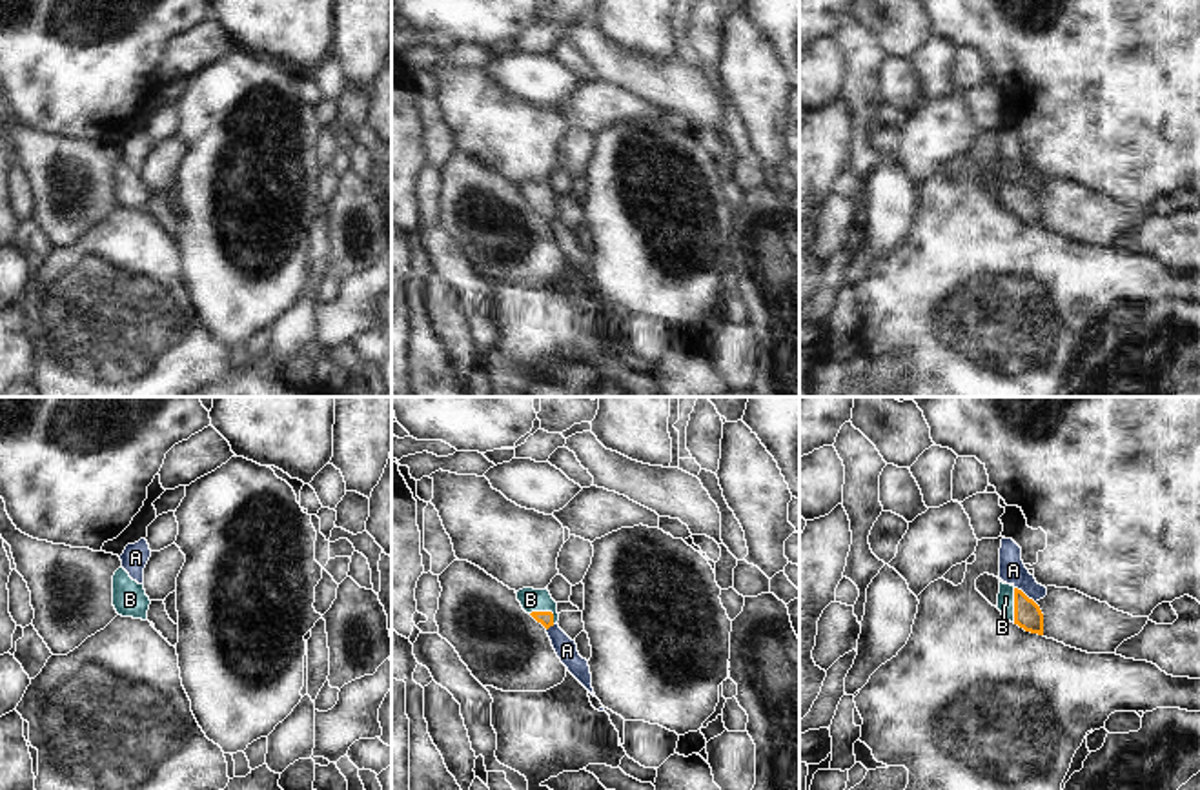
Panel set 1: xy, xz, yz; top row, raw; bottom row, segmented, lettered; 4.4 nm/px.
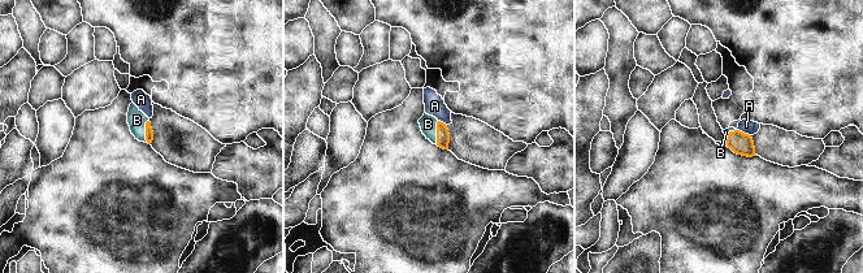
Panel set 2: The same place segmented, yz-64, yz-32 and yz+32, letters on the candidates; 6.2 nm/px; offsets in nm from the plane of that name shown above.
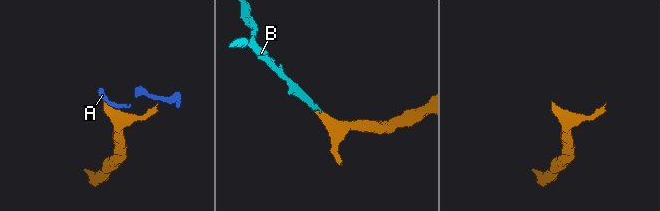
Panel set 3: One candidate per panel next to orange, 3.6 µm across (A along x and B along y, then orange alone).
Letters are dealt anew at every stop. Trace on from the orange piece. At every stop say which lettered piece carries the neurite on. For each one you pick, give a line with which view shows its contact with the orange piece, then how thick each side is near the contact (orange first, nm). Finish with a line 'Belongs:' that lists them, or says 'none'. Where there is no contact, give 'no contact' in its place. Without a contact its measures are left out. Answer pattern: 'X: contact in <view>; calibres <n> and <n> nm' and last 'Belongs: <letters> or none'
B: contact in yz; calibres 120 and 80 nm
Belongs: B

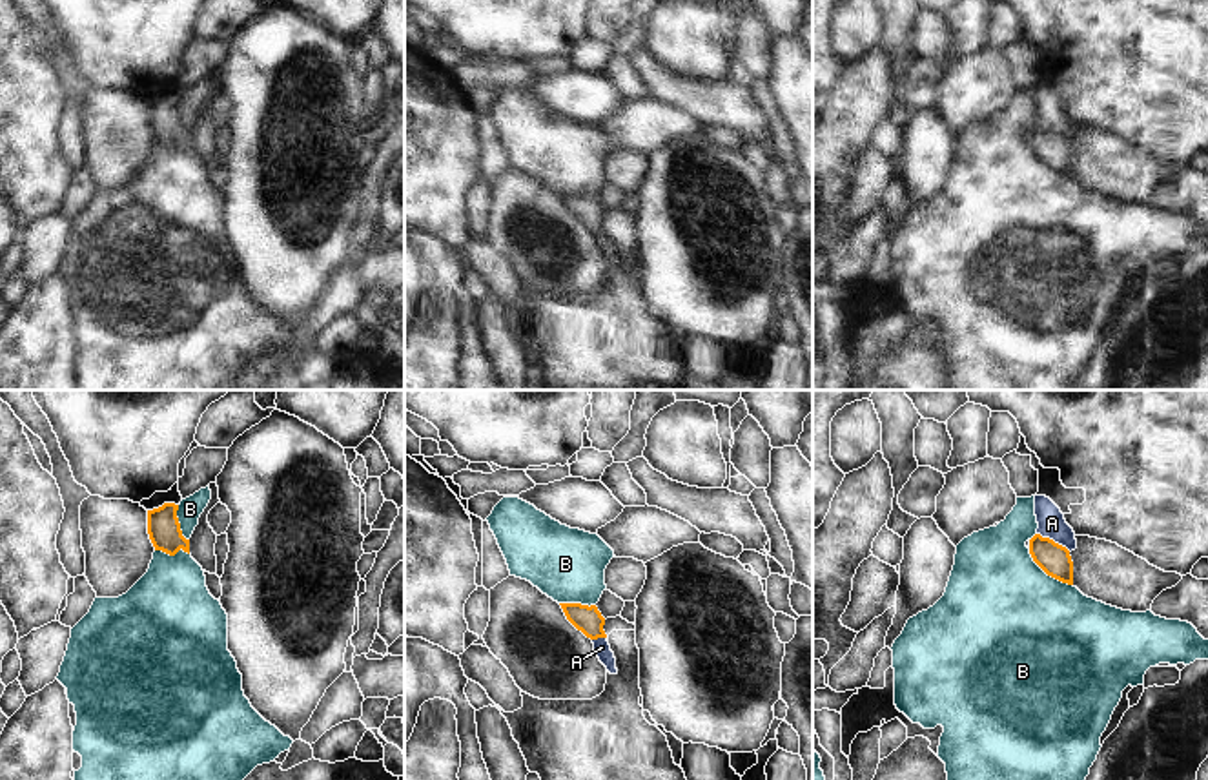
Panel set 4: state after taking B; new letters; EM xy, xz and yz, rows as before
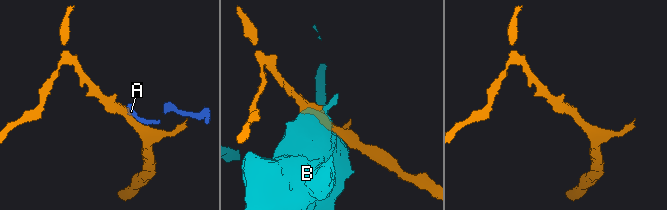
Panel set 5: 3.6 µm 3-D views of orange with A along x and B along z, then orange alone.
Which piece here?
Belongs: none

